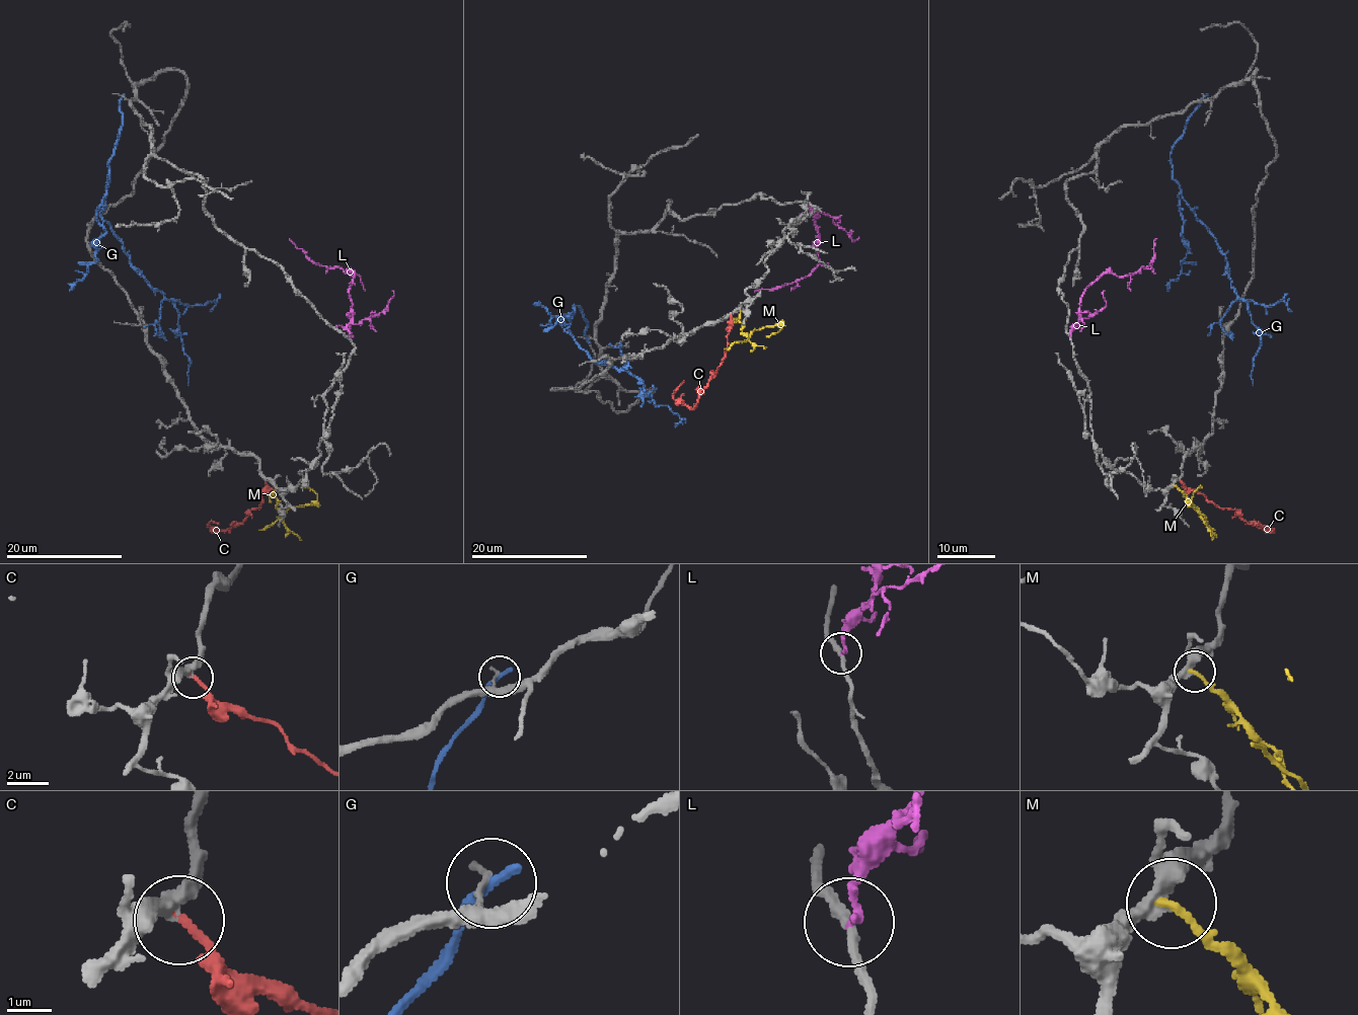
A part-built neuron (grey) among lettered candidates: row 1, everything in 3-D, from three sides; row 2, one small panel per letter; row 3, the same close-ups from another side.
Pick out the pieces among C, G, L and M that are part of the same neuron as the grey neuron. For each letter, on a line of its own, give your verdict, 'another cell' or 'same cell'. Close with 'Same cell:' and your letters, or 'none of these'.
C: same cell
G: another cell
L: another cell
M: another cell
Same cell: C

